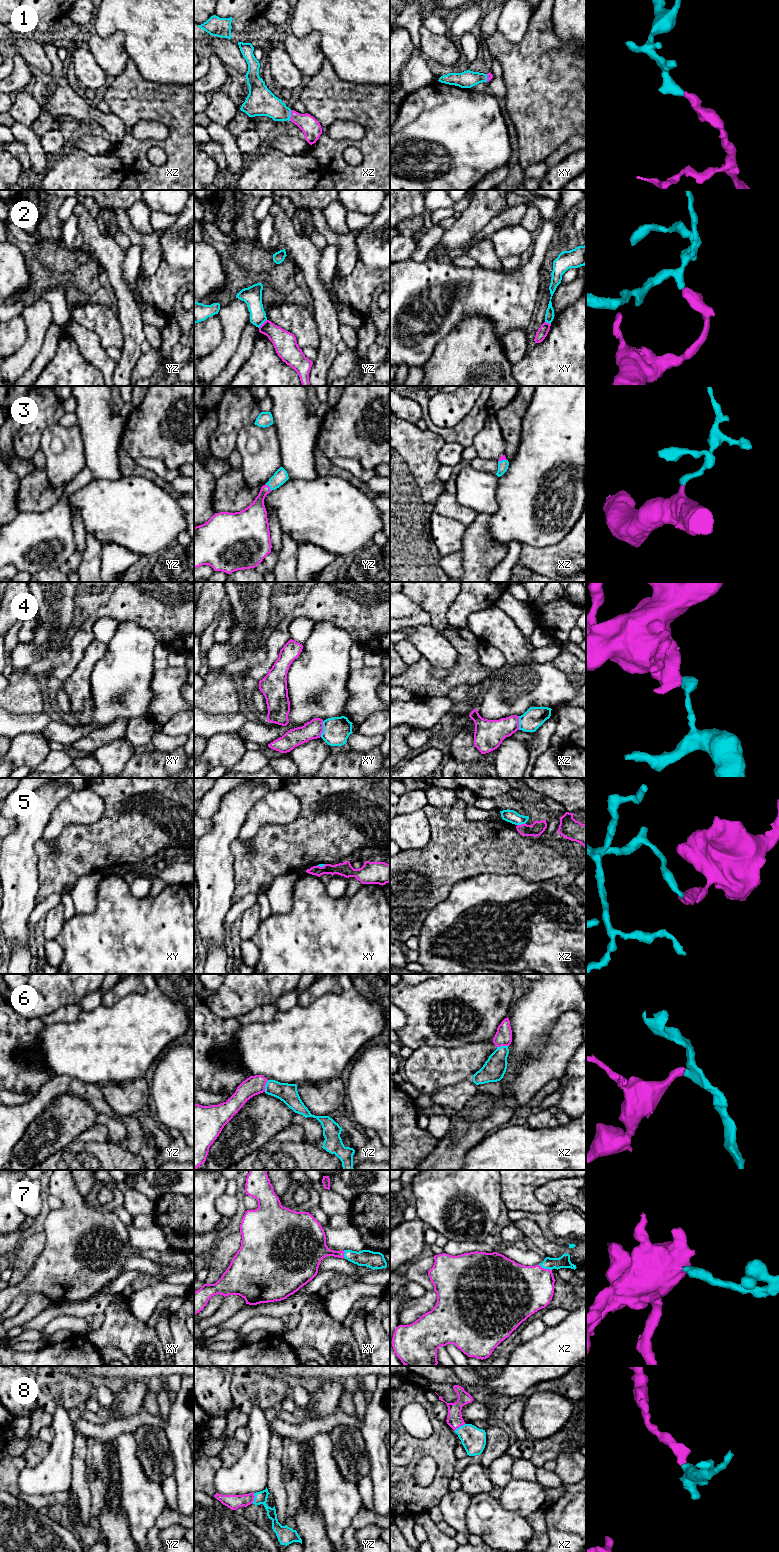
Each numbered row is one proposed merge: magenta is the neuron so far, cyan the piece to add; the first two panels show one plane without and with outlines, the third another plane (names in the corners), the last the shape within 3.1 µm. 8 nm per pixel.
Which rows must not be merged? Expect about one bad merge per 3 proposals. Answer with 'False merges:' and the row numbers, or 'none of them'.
False merges: 2, 4, 5, 6

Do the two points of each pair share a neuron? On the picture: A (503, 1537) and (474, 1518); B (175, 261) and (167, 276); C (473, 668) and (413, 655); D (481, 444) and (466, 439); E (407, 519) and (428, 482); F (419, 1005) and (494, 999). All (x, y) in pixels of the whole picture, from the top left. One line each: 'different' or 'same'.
A: same
B: different
C: different
D: different
E: same
F: same

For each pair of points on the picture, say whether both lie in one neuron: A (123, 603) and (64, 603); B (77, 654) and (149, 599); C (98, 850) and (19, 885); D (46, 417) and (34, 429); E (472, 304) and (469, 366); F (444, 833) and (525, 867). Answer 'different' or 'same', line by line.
A: different
B: same
C: different
D: same
E: different
F: same

